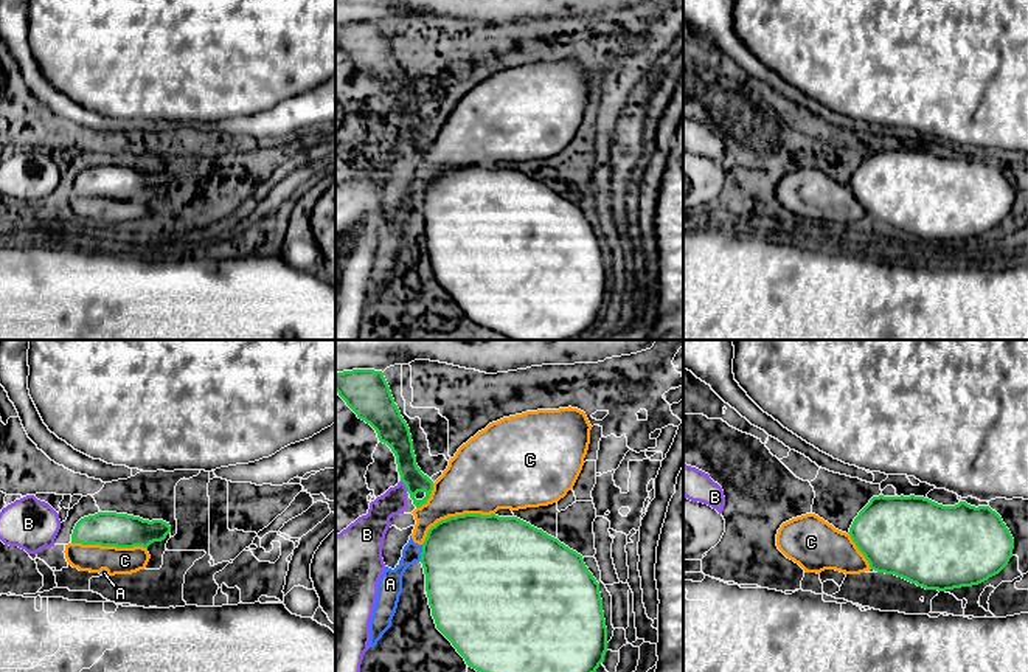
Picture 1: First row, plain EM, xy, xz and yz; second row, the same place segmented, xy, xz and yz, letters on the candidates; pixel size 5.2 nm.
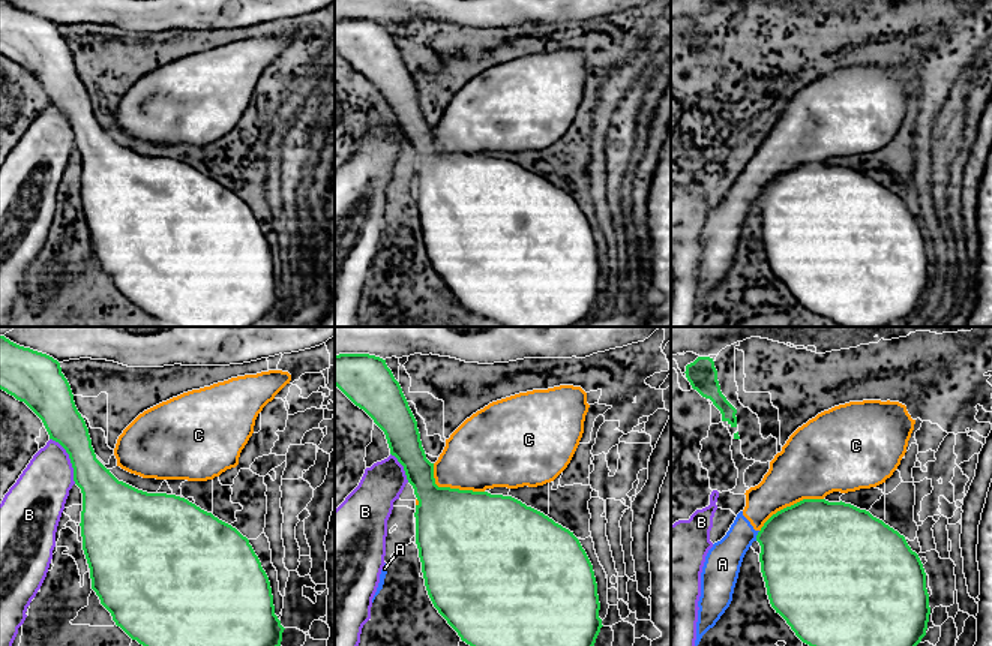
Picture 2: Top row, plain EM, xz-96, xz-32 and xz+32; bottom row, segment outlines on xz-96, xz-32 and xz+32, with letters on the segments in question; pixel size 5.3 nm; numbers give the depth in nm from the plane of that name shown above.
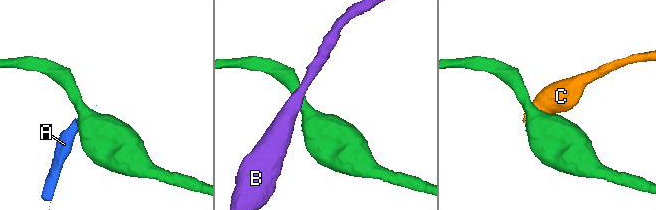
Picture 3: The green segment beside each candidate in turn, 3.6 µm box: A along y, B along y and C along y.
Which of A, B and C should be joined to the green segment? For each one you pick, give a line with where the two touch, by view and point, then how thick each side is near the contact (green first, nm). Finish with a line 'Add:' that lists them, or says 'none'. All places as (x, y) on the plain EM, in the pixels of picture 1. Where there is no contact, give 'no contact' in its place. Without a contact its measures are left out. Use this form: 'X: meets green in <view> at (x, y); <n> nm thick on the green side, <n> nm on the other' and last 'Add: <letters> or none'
Add: none

